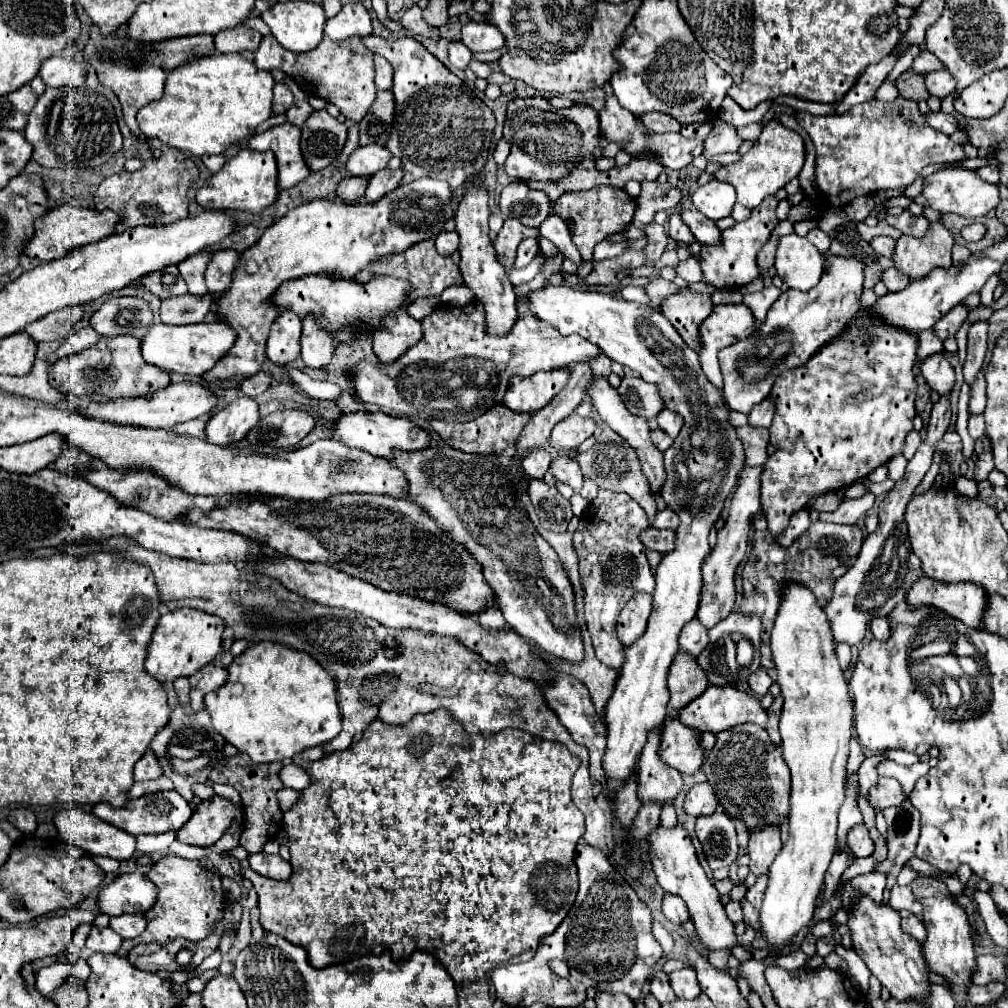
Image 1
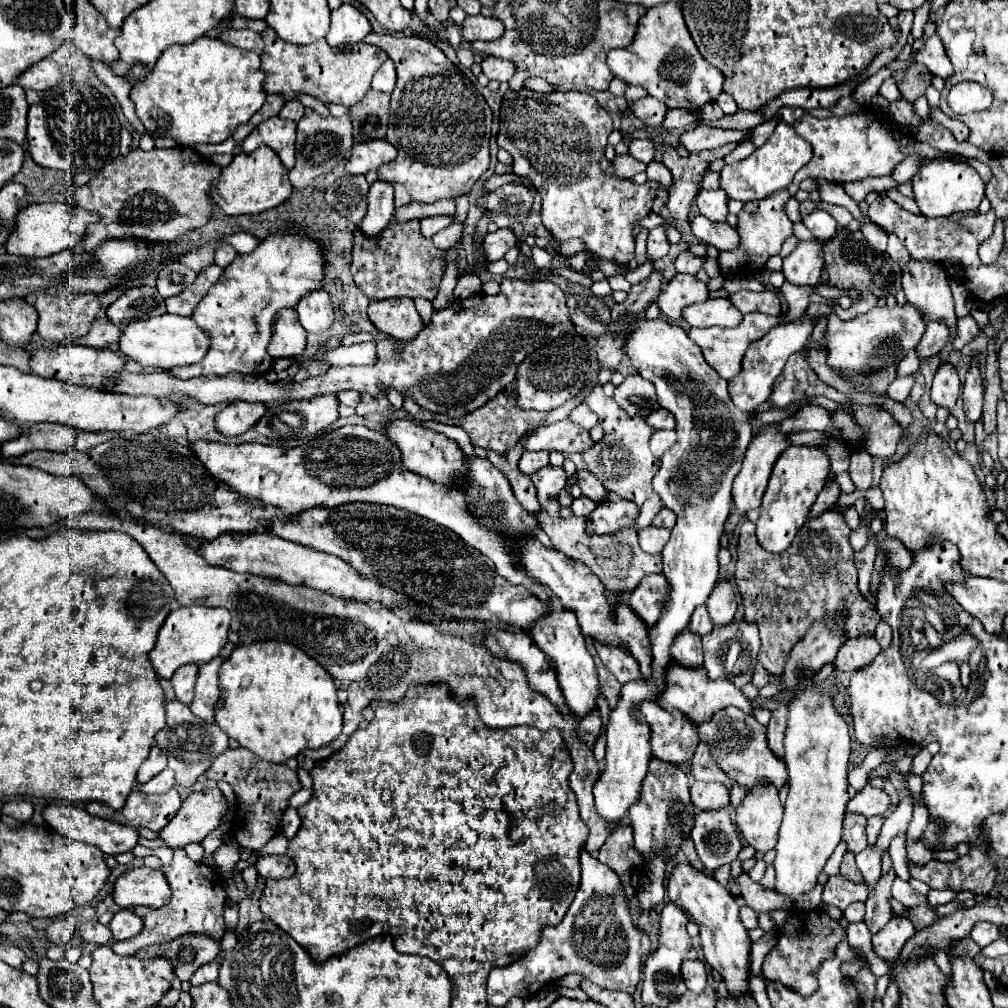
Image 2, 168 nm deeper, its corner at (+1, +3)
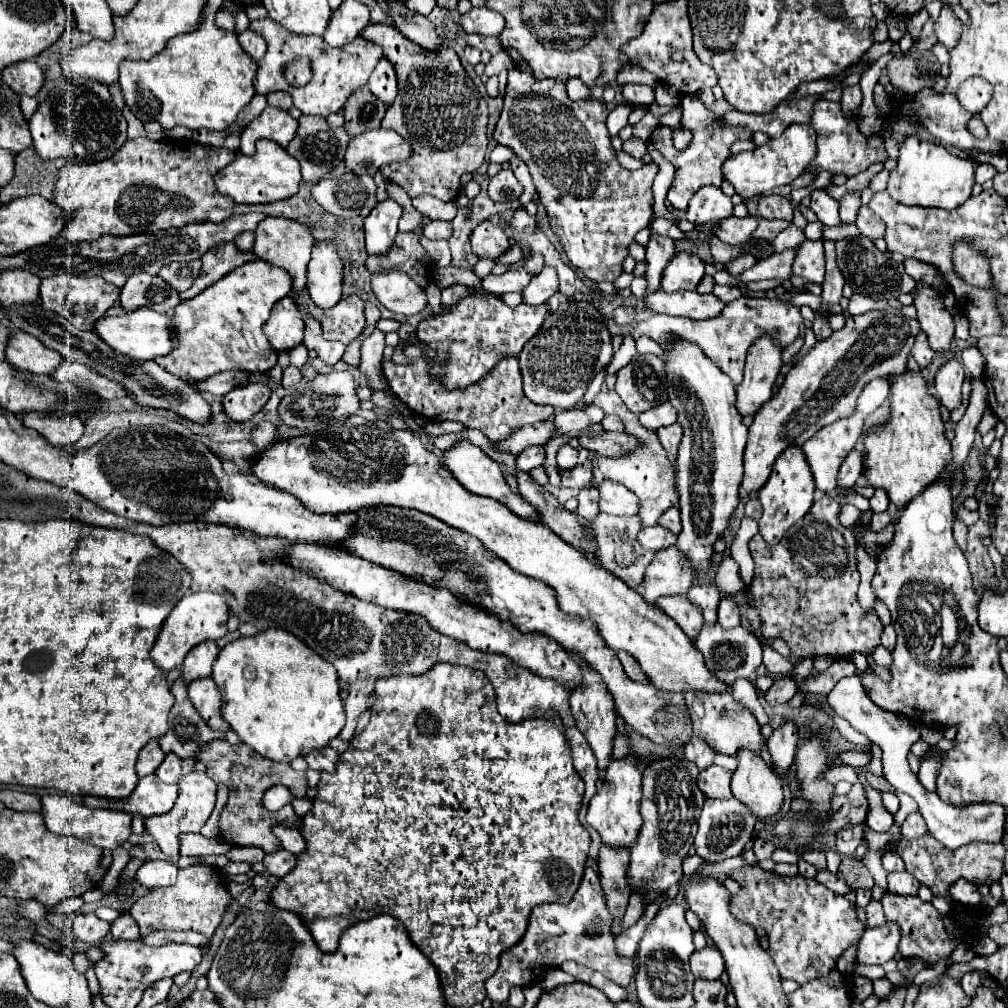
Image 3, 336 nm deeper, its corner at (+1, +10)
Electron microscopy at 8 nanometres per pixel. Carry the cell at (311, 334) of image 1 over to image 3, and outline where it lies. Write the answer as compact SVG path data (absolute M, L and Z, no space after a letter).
M320 243L312 249L308 263L306 293L322 309L334 307L342 297L342 261L330 243Z

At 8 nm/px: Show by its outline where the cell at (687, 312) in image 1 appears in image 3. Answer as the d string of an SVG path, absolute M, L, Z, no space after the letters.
M678 253L668 263L662 275L662 289L666 293L676 291L694 291L700 279L704 277L704 261L694 253Z

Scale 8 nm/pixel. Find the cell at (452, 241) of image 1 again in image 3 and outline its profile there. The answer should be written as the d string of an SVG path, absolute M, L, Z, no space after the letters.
M430 221L424 227L424 237L428 237L428 239L450 239L452 237L452 223L448 223L448 221Z

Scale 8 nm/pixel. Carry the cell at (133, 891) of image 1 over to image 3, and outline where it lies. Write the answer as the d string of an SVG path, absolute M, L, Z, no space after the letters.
M146 861L138 871L134 881L140 883L146 889L156 889L156 887L166 887L166 885L174 885L176 881L176 865L166 863L166 861Z

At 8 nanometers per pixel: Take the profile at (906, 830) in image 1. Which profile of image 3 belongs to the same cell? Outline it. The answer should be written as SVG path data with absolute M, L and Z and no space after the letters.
M870 901L870 905L866 907L866 917L868 917L868 925L870 927L876 927L876 925L882 925L886 919L884 919L884 911L882 911L882 905L880 901Z

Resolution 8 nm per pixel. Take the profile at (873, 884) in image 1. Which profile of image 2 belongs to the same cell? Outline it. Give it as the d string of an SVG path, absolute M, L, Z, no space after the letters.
M830 876L830 880L824 884L822 902L838 906L840 910L846 910L852 902L866 902L868 898L868 884L856 884L846 880L844 876Z

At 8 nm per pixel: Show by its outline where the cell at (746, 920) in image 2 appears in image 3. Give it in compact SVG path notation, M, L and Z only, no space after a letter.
M748 865L742 869L735 869L730 878L743 887L738 895L732 897L730 911L734 913L734 917L738 921L764 929L769 941L767 952L780 965L778 973L782 979L792 979L798 985L804 985L806 981L814 981L814 977L824 977L834 967L834 963L842 955L842 951L854 943L858 943L864 933L862 923L858 923L858 919L856 919L856 907L846 897L840 897L840 895L828 891L814 879L778 877L772 871L762 869L760 865Z

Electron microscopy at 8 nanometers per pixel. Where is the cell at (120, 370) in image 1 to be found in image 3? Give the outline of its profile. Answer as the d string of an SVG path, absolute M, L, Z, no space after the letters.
M24 331L12 333L6 347L6 359L14 367L34 375L52 375L54 369L58 369L58 365L64 361L56 349L50 349L42 341L36 341L34 335Z

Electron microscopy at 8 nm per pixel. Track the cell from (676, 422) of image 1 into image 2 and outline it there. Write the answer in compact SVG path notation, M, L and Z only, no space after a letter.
M664 408L654 410L646 422L654 428L654 430L674 430L674 416L670 416L670 412L666 412Z

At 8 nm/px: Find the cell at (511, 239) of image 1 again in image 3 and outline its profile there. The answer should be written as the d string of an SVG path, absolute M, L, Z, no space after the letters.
M482 221L470 235L470 247L472 253L480 259L496 259L510 249L510 241L502 227L490 221Z

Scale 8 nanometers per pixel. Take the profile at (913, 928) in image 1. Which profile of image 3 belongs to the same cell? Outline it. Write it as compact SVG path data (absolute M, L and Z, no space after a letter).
M886 921L880 927L868 927L858 945L856 961L868 965L884 965L898 953L900 929L892 921Z

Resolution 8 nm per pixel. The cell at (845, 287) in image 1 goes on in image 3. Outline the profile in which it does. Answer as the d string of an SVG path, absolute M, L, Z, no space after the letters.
M760 337L750 347L744 367L744 381L736 389L736 409L742 415L756 413L770 397L774 383L782 367L782 349L770 341L770 337Z

